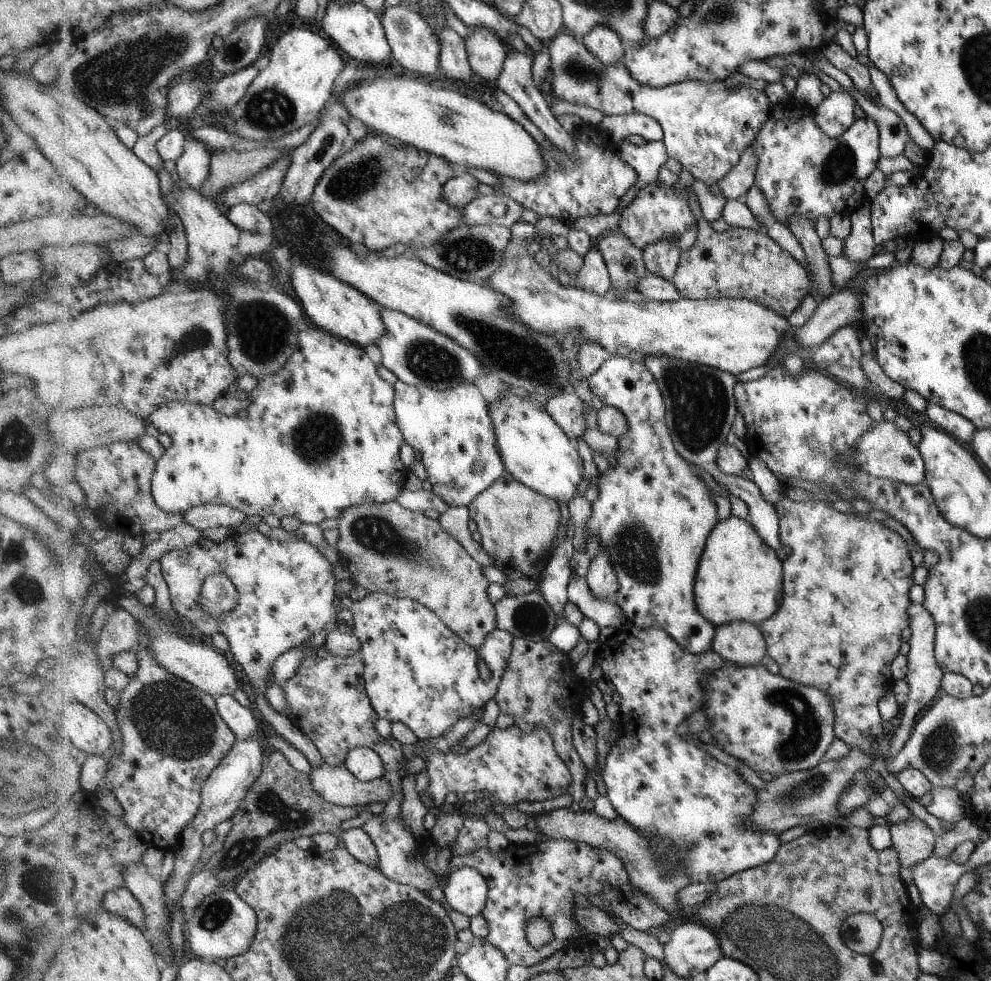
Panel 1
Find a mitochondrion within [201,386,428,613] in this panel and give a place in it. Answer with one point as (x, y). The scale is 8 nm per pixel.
(318, 439)

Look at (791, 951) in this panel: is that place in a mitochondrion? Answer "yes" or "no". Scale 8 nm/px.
yes

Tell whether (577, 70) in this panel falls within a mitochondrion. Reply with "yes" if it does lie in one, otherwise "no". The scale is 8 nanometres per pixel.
yes

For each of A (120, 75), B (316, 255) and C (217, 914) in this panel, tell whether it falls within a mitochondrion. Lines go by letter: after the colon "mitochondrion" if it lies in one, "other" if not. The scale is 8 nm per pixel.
A: mitochondrion
B: other
C: mitochondrion

